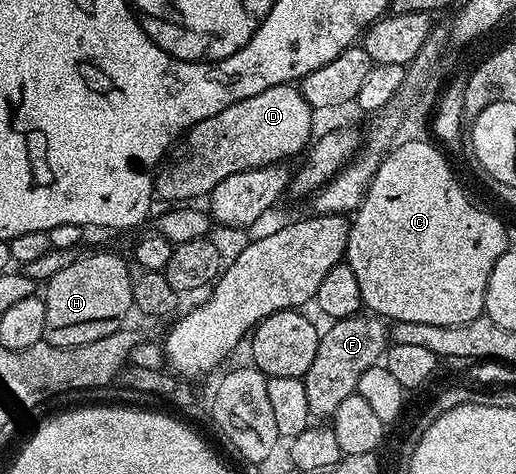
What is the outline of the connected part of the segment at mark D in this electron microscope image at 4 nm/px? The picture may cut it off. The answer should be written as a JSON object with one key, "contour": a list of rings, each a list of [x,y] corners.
{"contour":[[[292,83],[275,85],[256,96],[251,96],[250,99],[231,104],[218,115],[204,119],[202,123],[193,125],[188,130],[177,148],[178,153],[159,166],[153,180],[155,196],[169,203],[196,201],[200,196],[200,198],[206,197],[229,175],[289,160],[288,157],[300,151],[302,153],[307,148],[312,137],[312,134],[310,135],[312,116],[314,116],[312,105],[308,104],[305,97],[301,95],[299,86]]]}

